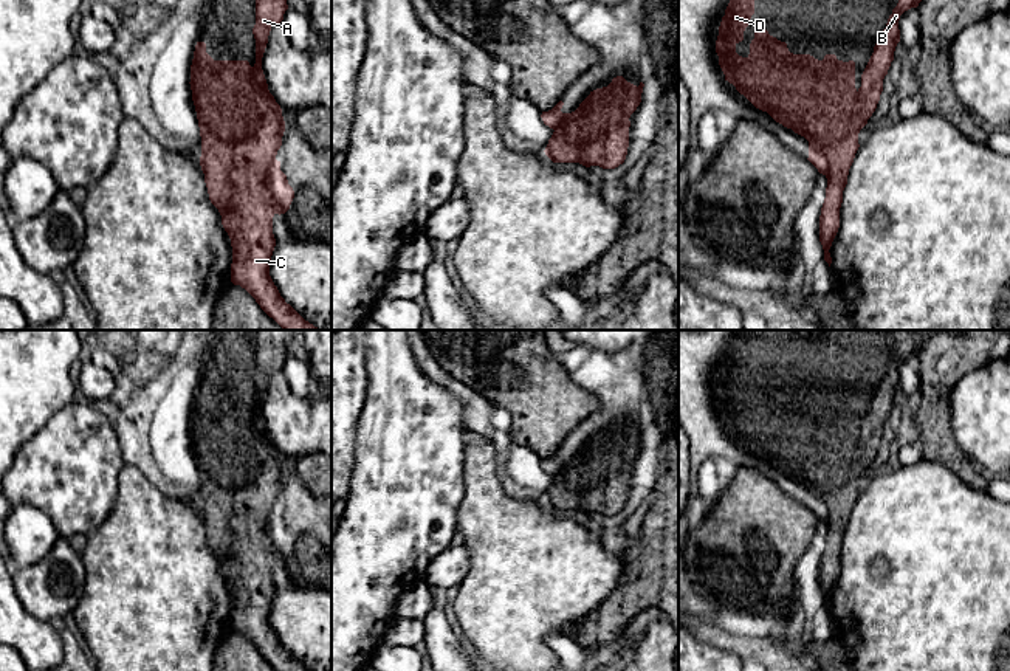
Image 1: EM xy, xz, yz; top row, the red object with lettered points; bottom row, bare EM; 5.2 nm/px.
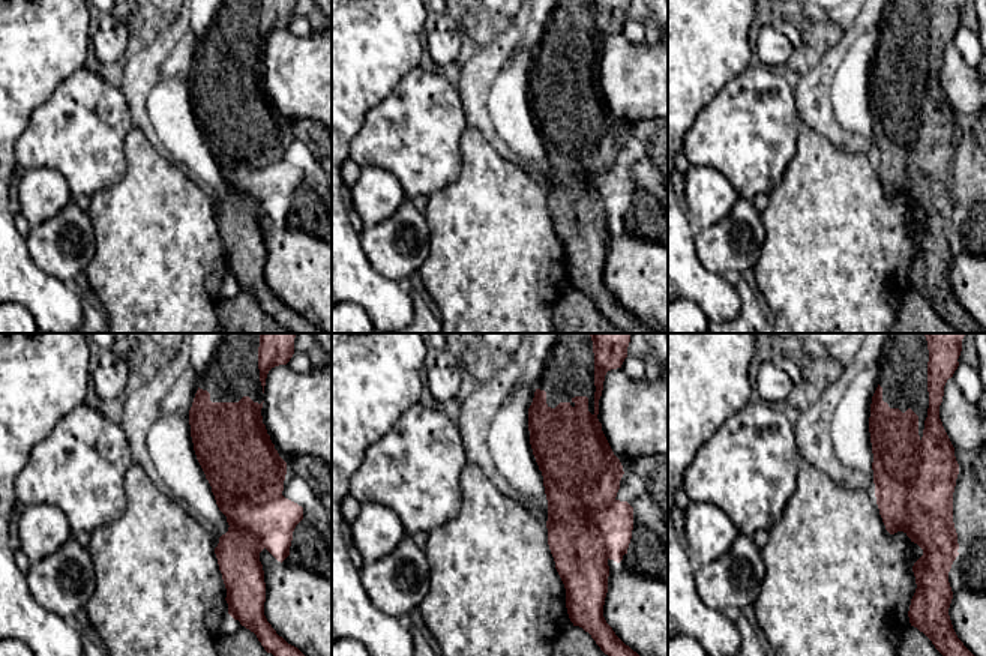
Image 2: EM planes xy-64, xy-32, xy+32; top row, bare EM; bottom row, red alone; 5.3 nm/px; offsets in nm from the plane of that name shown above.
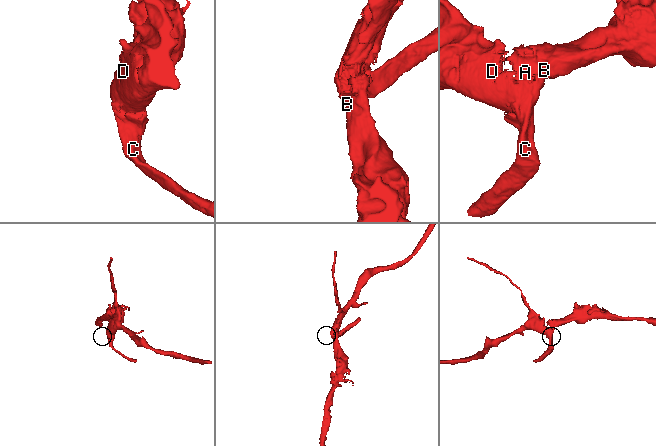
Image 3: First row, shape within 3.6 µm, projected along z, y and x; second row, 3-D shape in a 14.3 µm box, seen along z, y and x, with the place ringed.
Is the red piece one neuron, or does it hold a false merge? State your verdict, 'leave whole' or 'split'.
leave whole

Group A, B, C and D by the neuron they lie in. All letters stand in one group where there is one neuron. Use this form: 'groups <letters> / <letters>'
groups A B C D

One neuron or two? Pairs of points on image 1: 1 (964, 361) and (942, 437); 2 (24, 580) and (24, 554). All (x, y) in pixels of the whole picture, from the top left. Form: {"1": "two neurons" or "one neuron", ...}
{"1": "one neuron", "2": "two neurons"}

